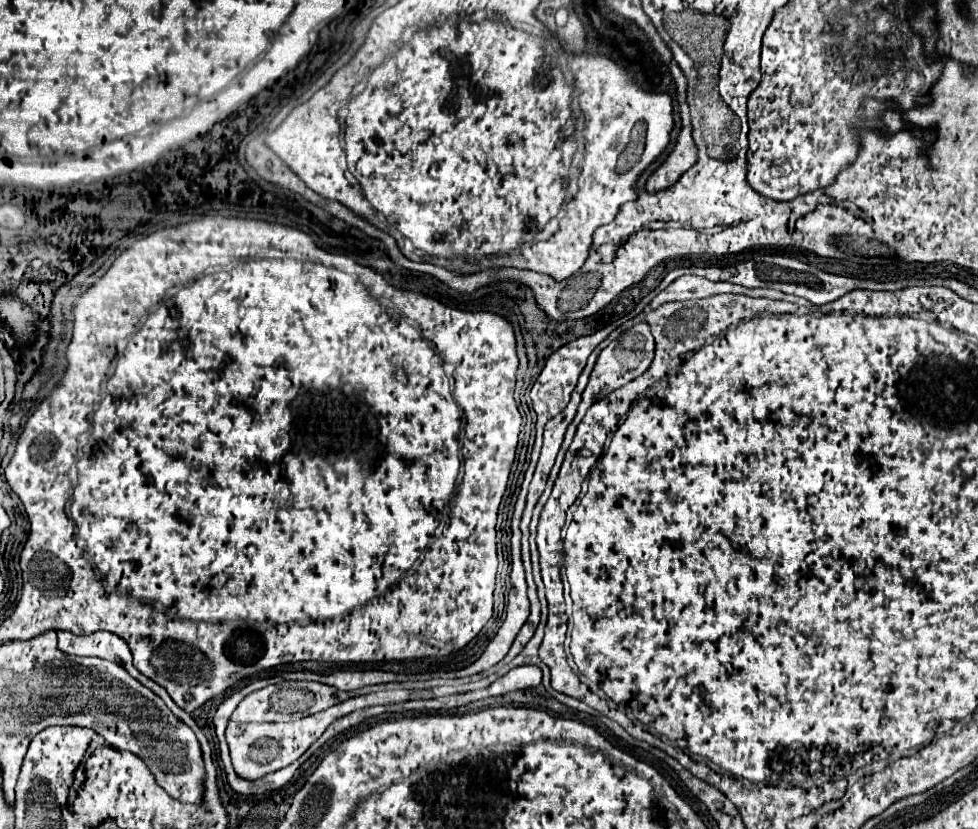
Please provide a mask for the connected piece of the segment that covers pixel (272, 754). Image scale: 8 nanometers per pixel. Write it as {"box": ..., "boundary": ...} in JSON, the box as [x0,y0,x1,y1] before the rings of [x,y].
{"box":[227,690,395,780],"boundary":[[[395,690],[391,692],[375,692],[375,694],[365,694],[365,696],[355,696],[345,702],[339,702],[337,706],[331,706],[319,714],[311,714],[307,718],[295,720],[295,722],[265,722],[265,724],[239,724],[239,722],[229,722],[227,726],[227,742],[231,750],[231,760],[233,768],[241,778],[255,780],[261,778],[269,772],[281,770],[295,762],[325,730],[329,724],[333,724],[337,718],[367,708],[375,704],[391,704],[395,702]]]}

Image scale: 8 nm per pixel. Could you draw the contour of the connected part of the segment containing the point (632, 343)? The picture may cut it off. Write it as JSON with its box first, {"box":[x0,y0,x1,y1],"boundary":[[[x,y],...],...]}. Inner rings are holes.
{"box":[577,322,655,418],"boundary":[[[637,322],[635,326],[631,326],[629,330],[625,330],[619,338],[611,340],[599,354],[597,358],[597,364],[591,372],[591,378],[589,378],[589,384],[587,388],[583,390],[583,398],[581,398],[581,404],[579,404],[579,410],[577,410],[577,418],[581,418],[585,414],[585,410],[601,396],[607,396],[609,392],[617,390],[619,386],[635,380],[637,376],[641,376],[649,366],[651,366],[651,360],[653,360],[653,348],[655,348],[655,342],[653,342],[653,336],[651,336],[651,330],[649,330],[649,324],[647,322]]]}

